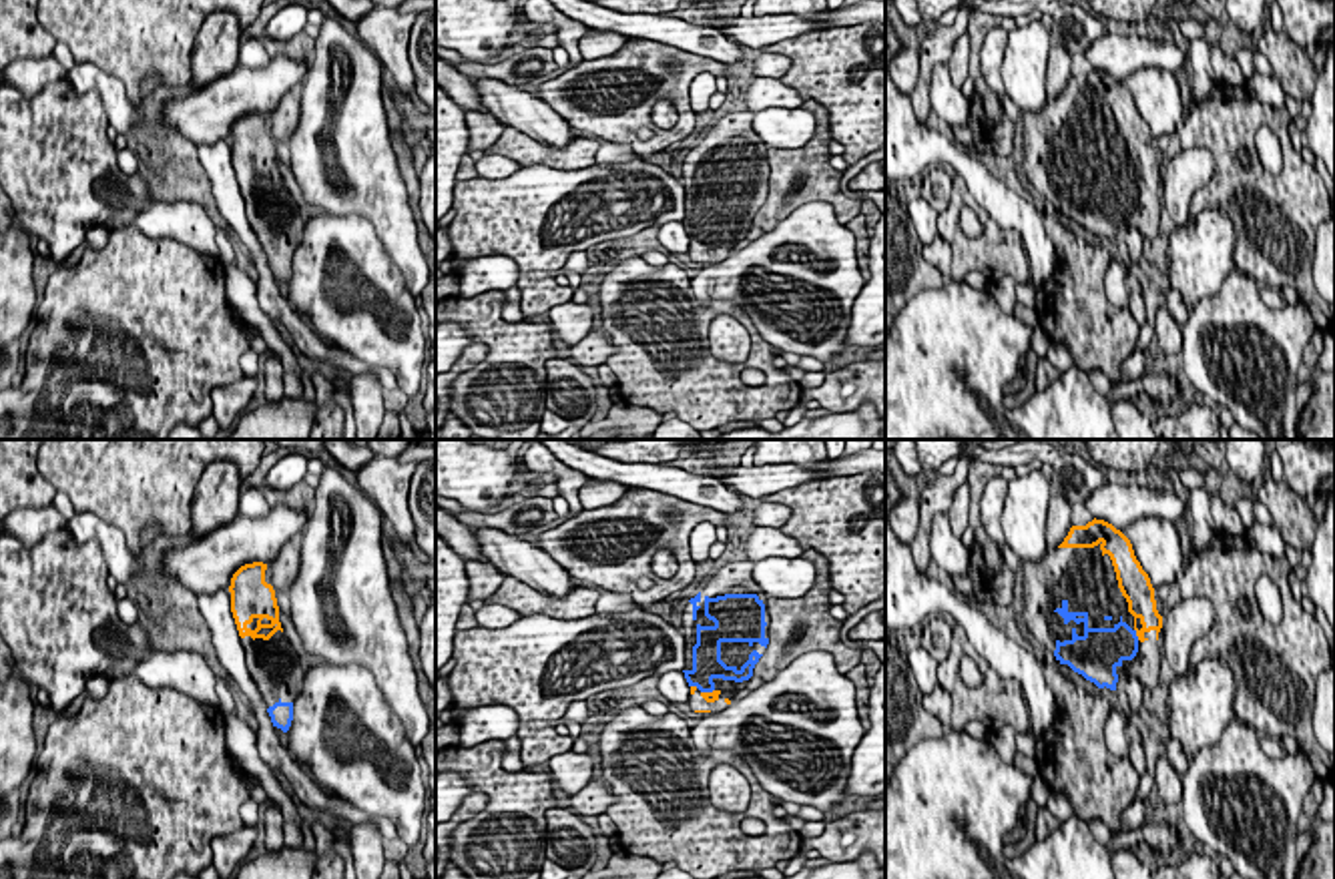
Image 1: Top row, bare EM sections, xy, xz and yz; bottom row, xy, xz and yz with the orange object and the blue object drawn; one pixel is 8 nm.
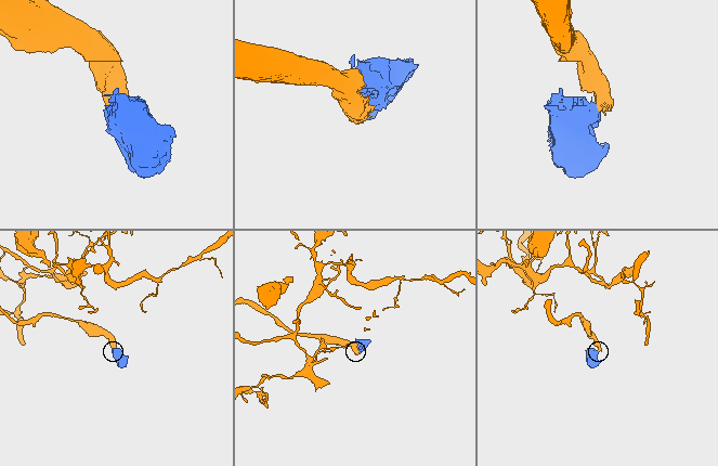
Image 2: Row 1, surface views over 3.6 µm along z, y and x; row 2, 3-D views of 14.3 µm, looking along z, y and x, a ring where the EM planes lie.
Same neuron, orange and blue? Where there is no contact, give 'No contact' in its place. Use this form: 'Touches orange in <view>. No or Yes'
Touches orange in yz. Yes

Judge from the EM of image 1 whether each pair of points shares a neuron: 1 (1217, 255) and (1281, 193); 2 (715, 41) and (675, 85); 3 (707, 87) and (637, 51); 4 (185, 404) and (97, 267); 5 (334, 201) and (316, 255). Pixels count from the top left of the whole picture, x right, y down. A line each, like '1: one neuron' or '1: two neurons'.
1: two neurons
2: two neurons
3: two neurons
4: one neuron
5: two neurons

